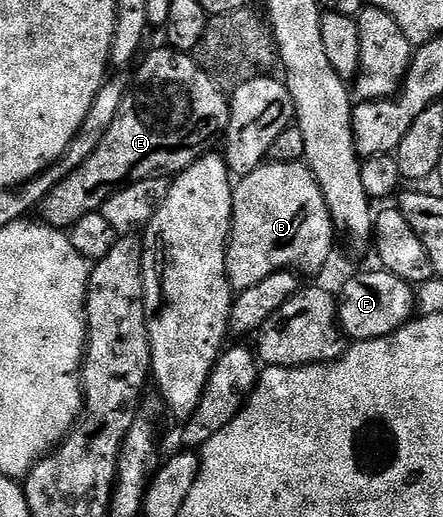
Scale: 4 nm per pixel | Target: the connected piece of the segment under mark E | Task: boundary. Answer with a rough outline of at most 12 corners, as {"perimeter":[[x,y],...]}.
{"perimeter":[[191,54],[143,56],[98,149],[40,202],[67,229],[228,130]]}

